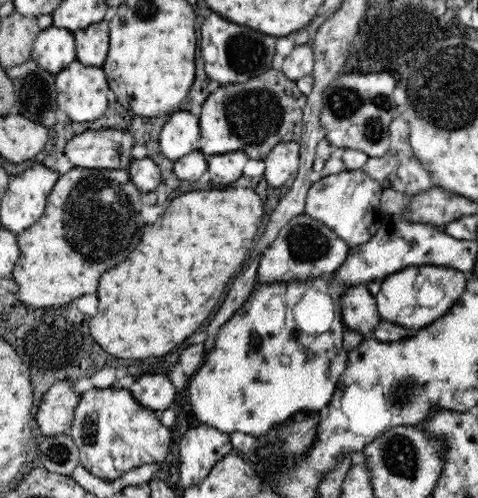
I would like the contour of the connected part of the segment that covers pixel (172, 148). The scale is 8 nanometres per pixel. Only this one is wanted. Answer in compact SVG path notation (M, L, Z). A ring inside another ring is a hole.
M176 112L160 131L159 144L162 154L177 161L186 154L198 151L200 135L199 116L190 112Z

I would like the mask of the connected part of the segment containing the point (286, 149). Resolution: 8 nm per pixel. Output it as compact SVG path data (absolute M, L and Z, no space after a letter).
M281 142L270 150L264 159L264 176L267 184L278 188L286 184L299 168L299 146L295 142Z

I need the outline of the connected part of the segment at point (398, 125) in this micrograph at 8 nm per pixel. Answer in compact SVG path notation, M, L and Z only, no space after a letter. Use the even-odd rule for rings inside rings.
M398 116L391 122L390 132L391 139L388 152L382 158L366 161L362 168L363 171L376 178L384 189L394 189L409 197L430 189L432 176L416 158L409 143L409 123Z

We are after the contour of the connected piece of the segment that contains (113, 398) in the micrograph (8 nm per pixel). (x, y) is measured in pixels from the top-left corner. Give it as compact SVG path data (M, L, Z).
M95 388L82 394L68 435L78 447L79 464L110 482L143 464L161 466L172 442L170 432L161 424L158 412L142 407L128 389Z

